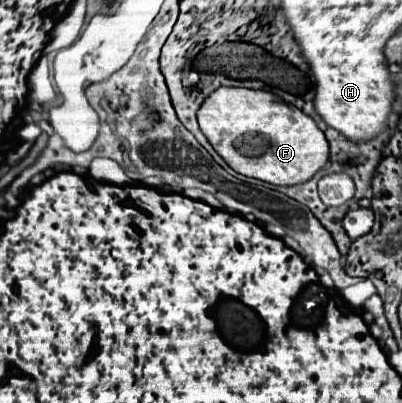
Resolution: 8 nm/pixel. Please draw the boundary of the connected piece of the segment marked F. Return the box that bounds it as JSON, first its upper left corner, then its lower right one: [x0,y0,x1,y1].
[198,86,328,186]

